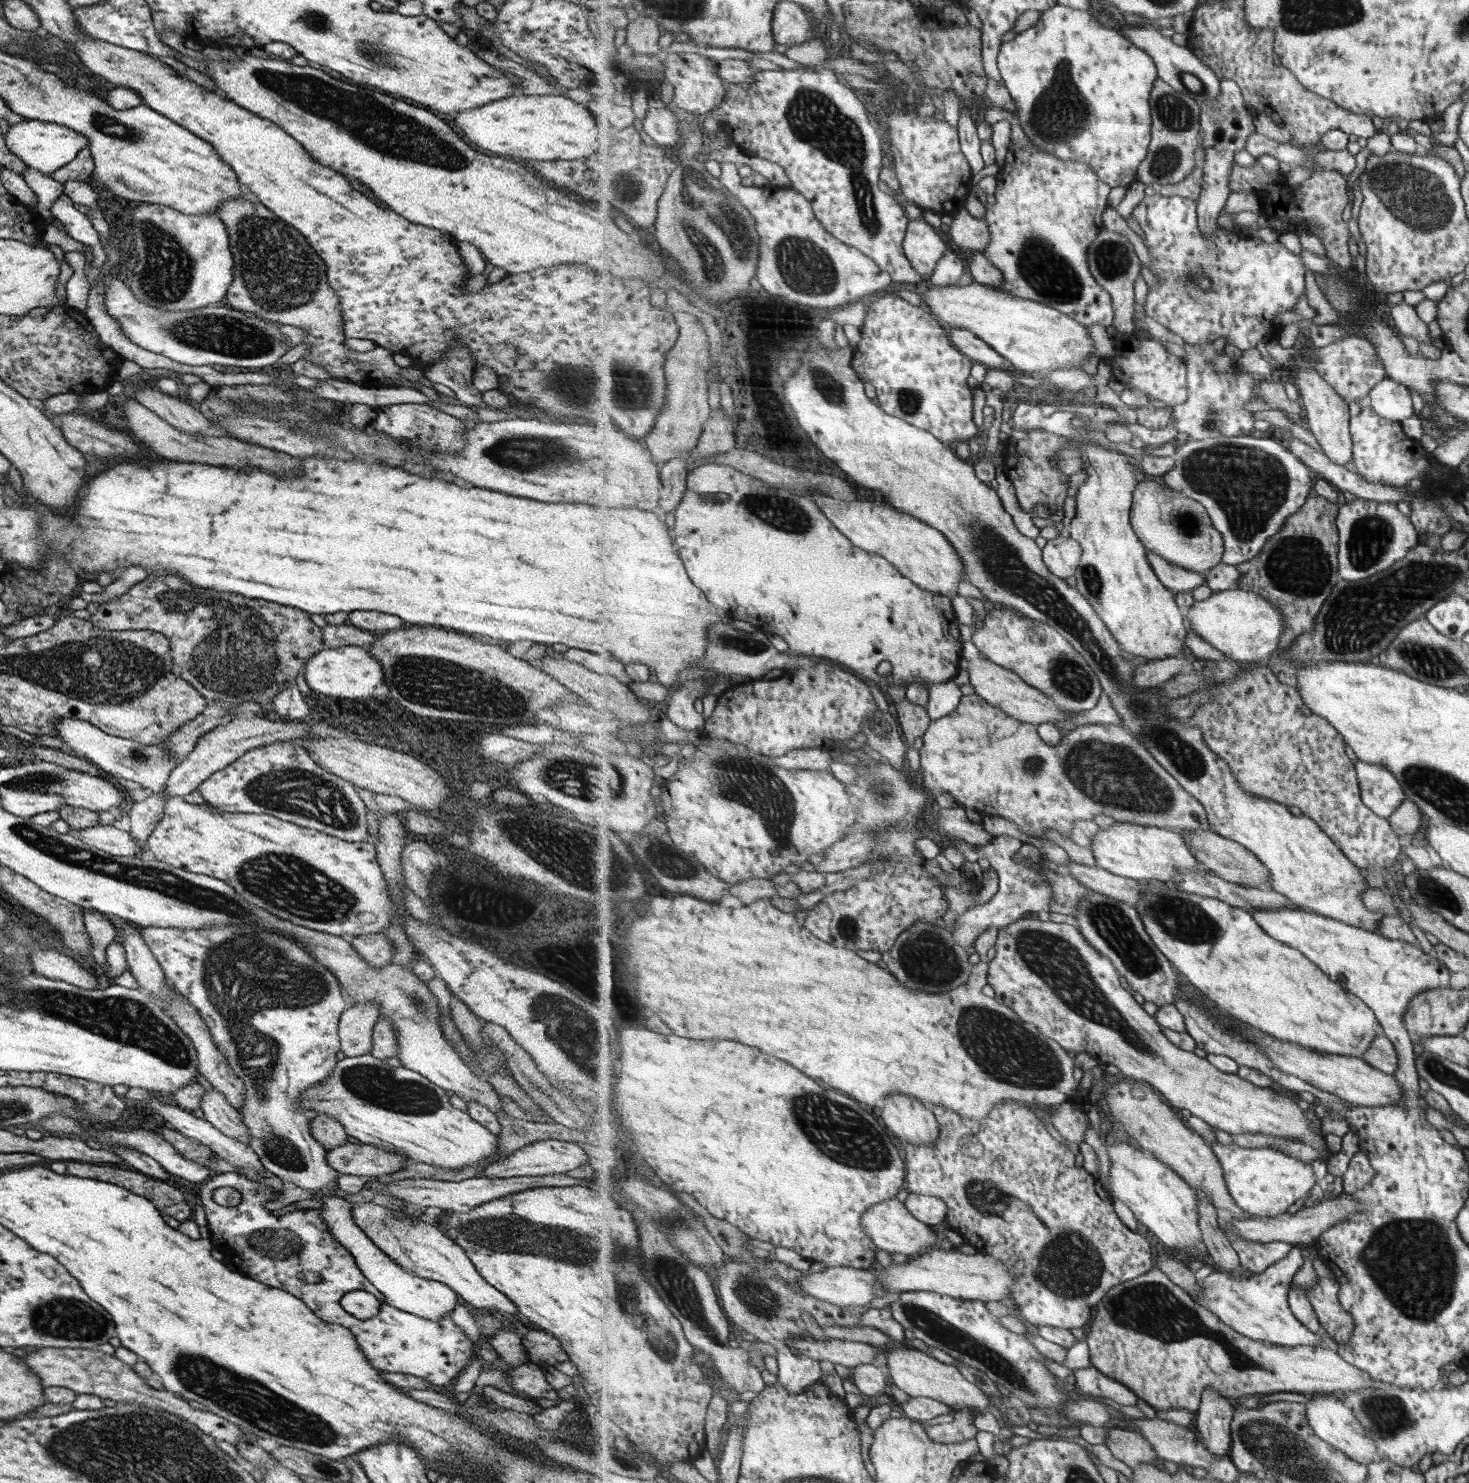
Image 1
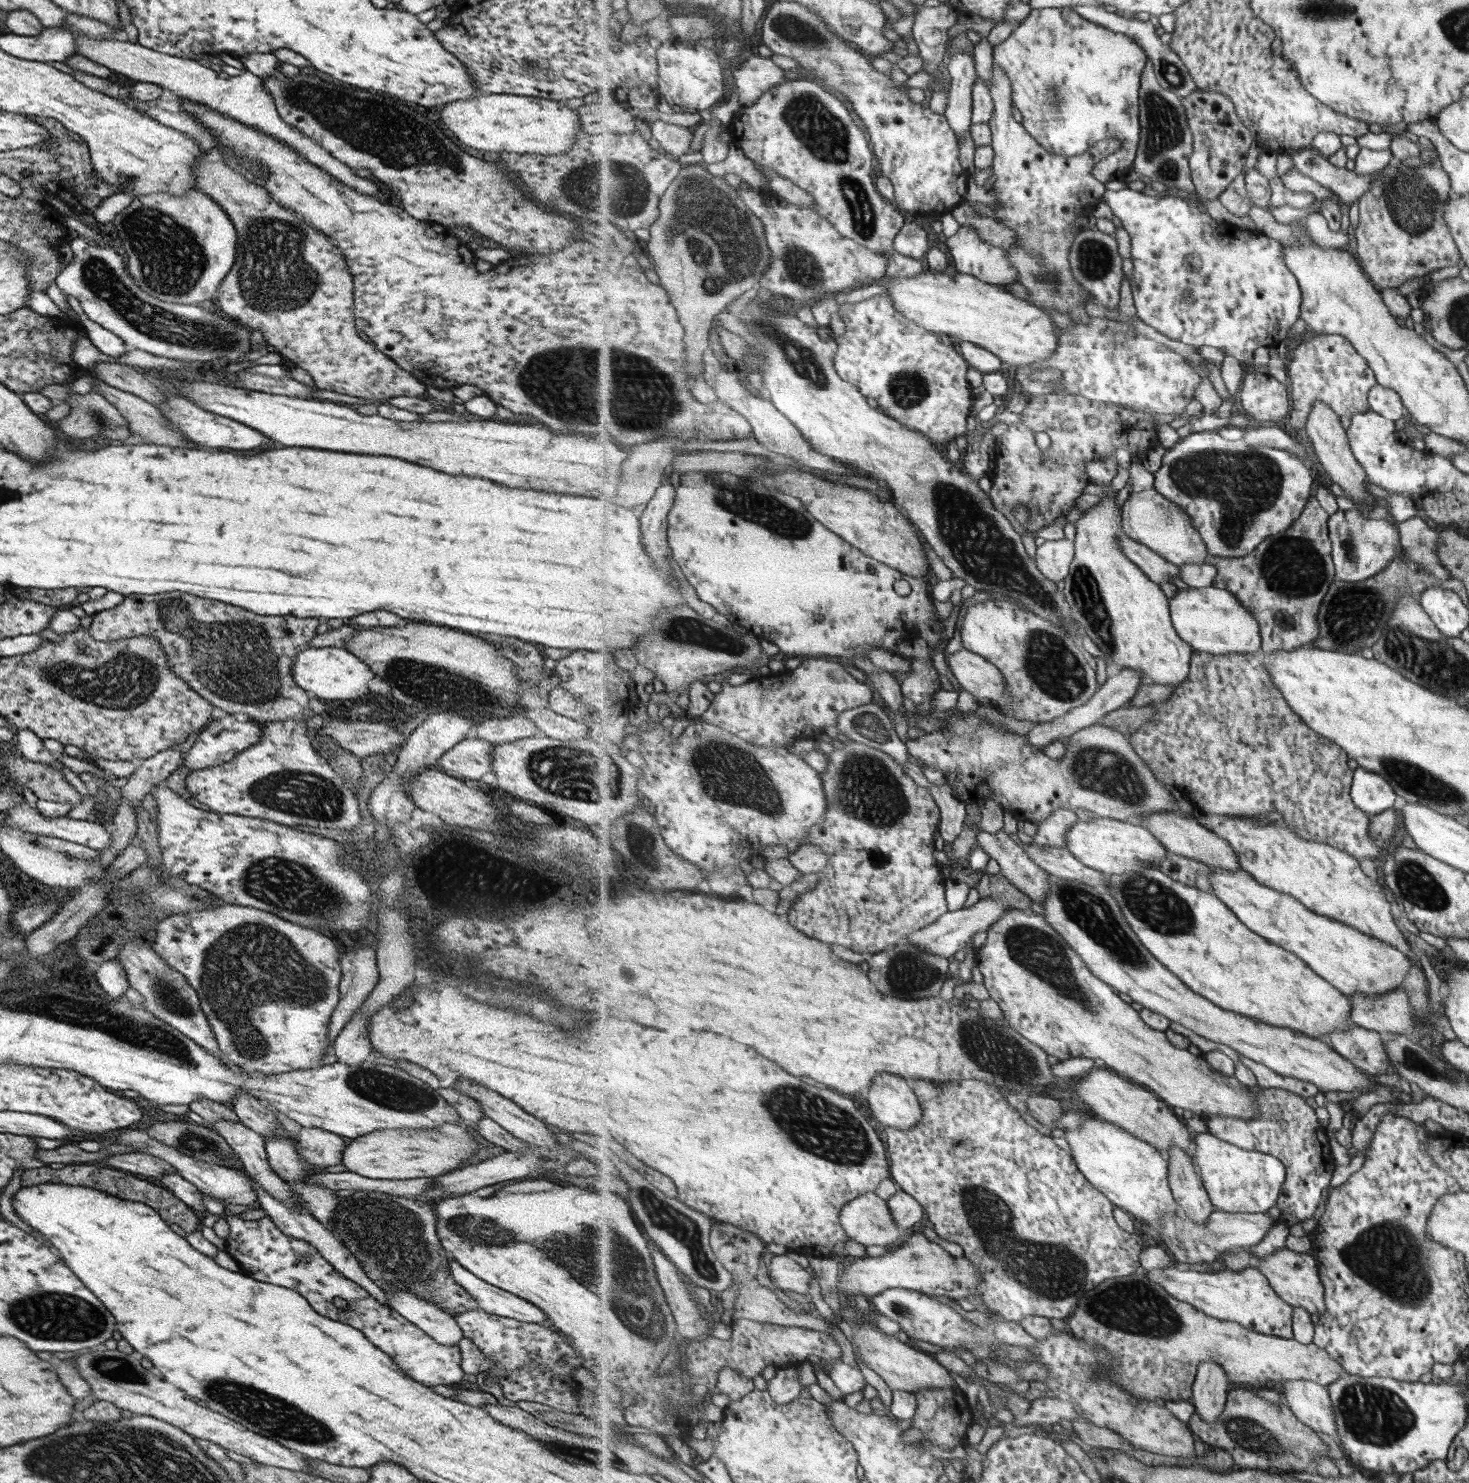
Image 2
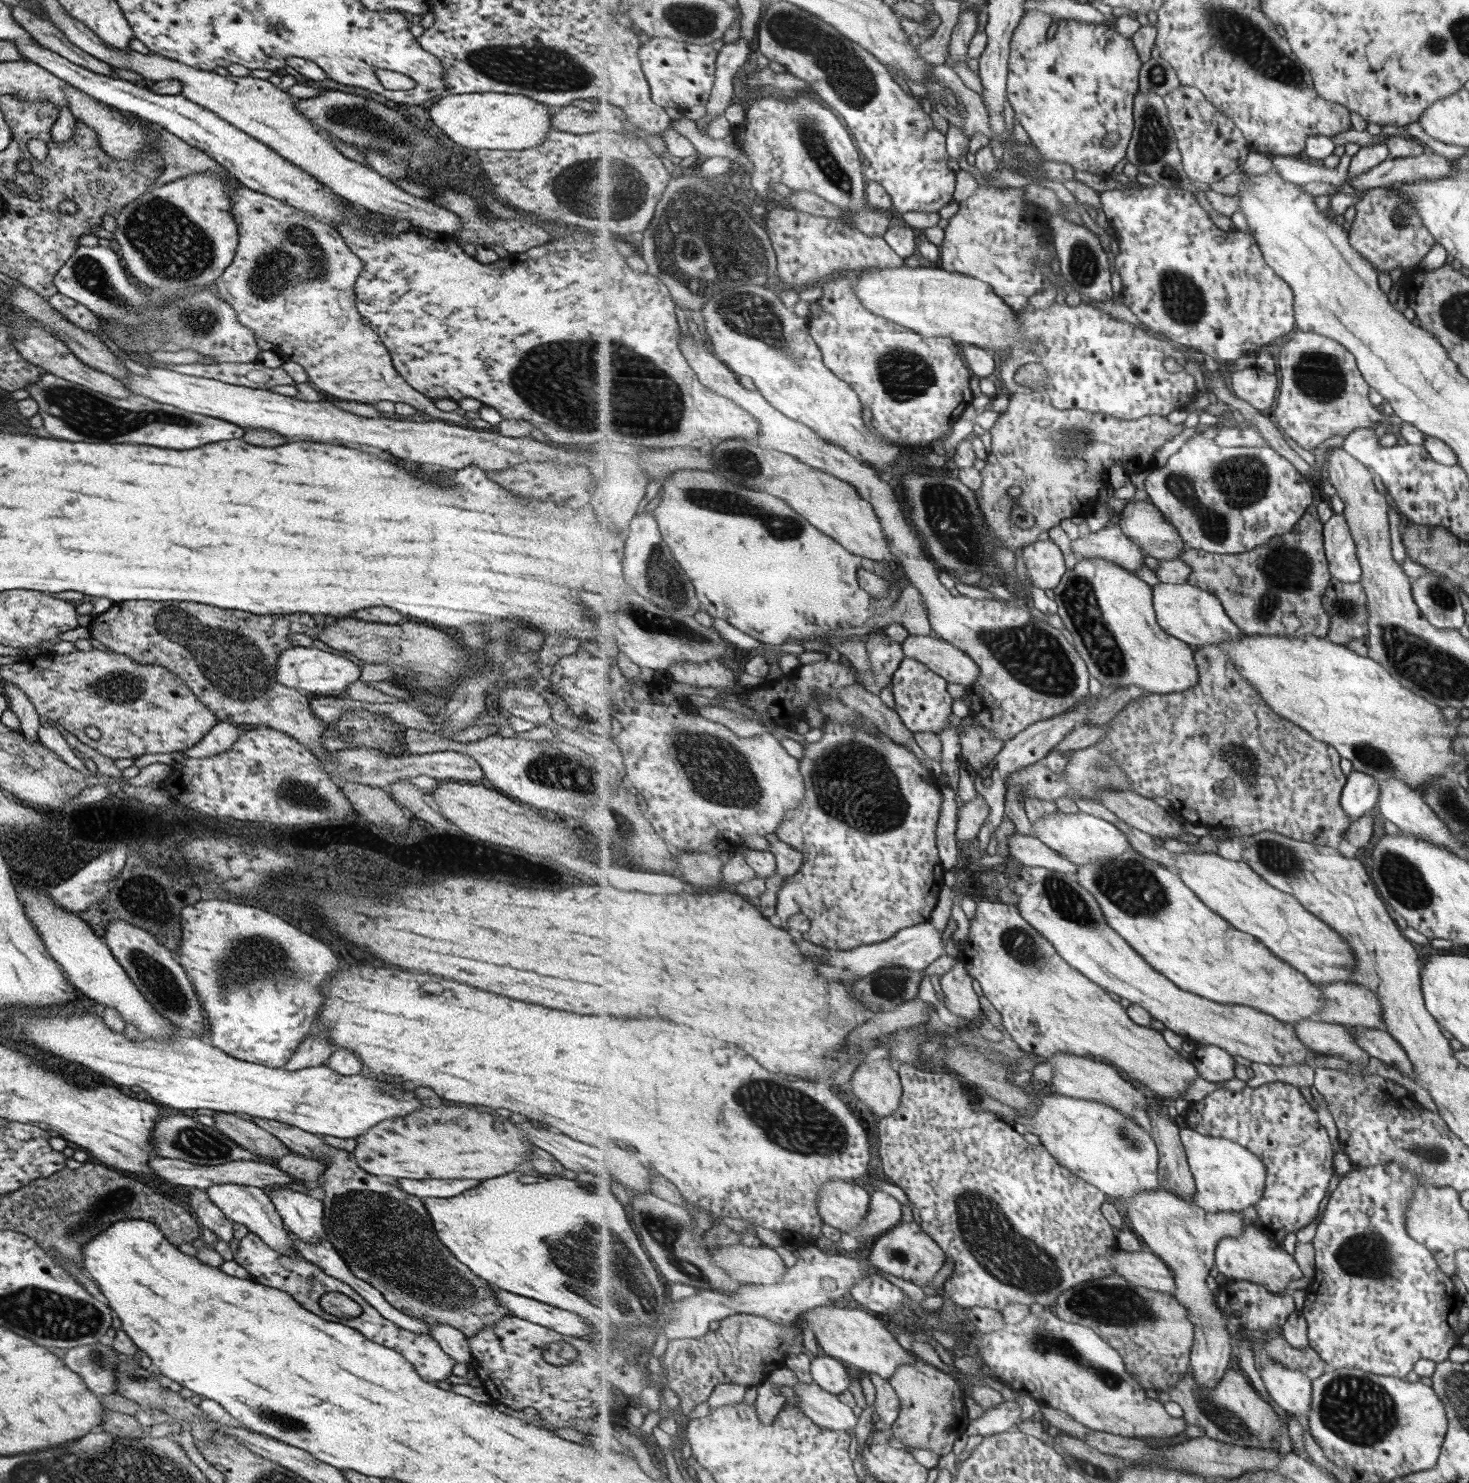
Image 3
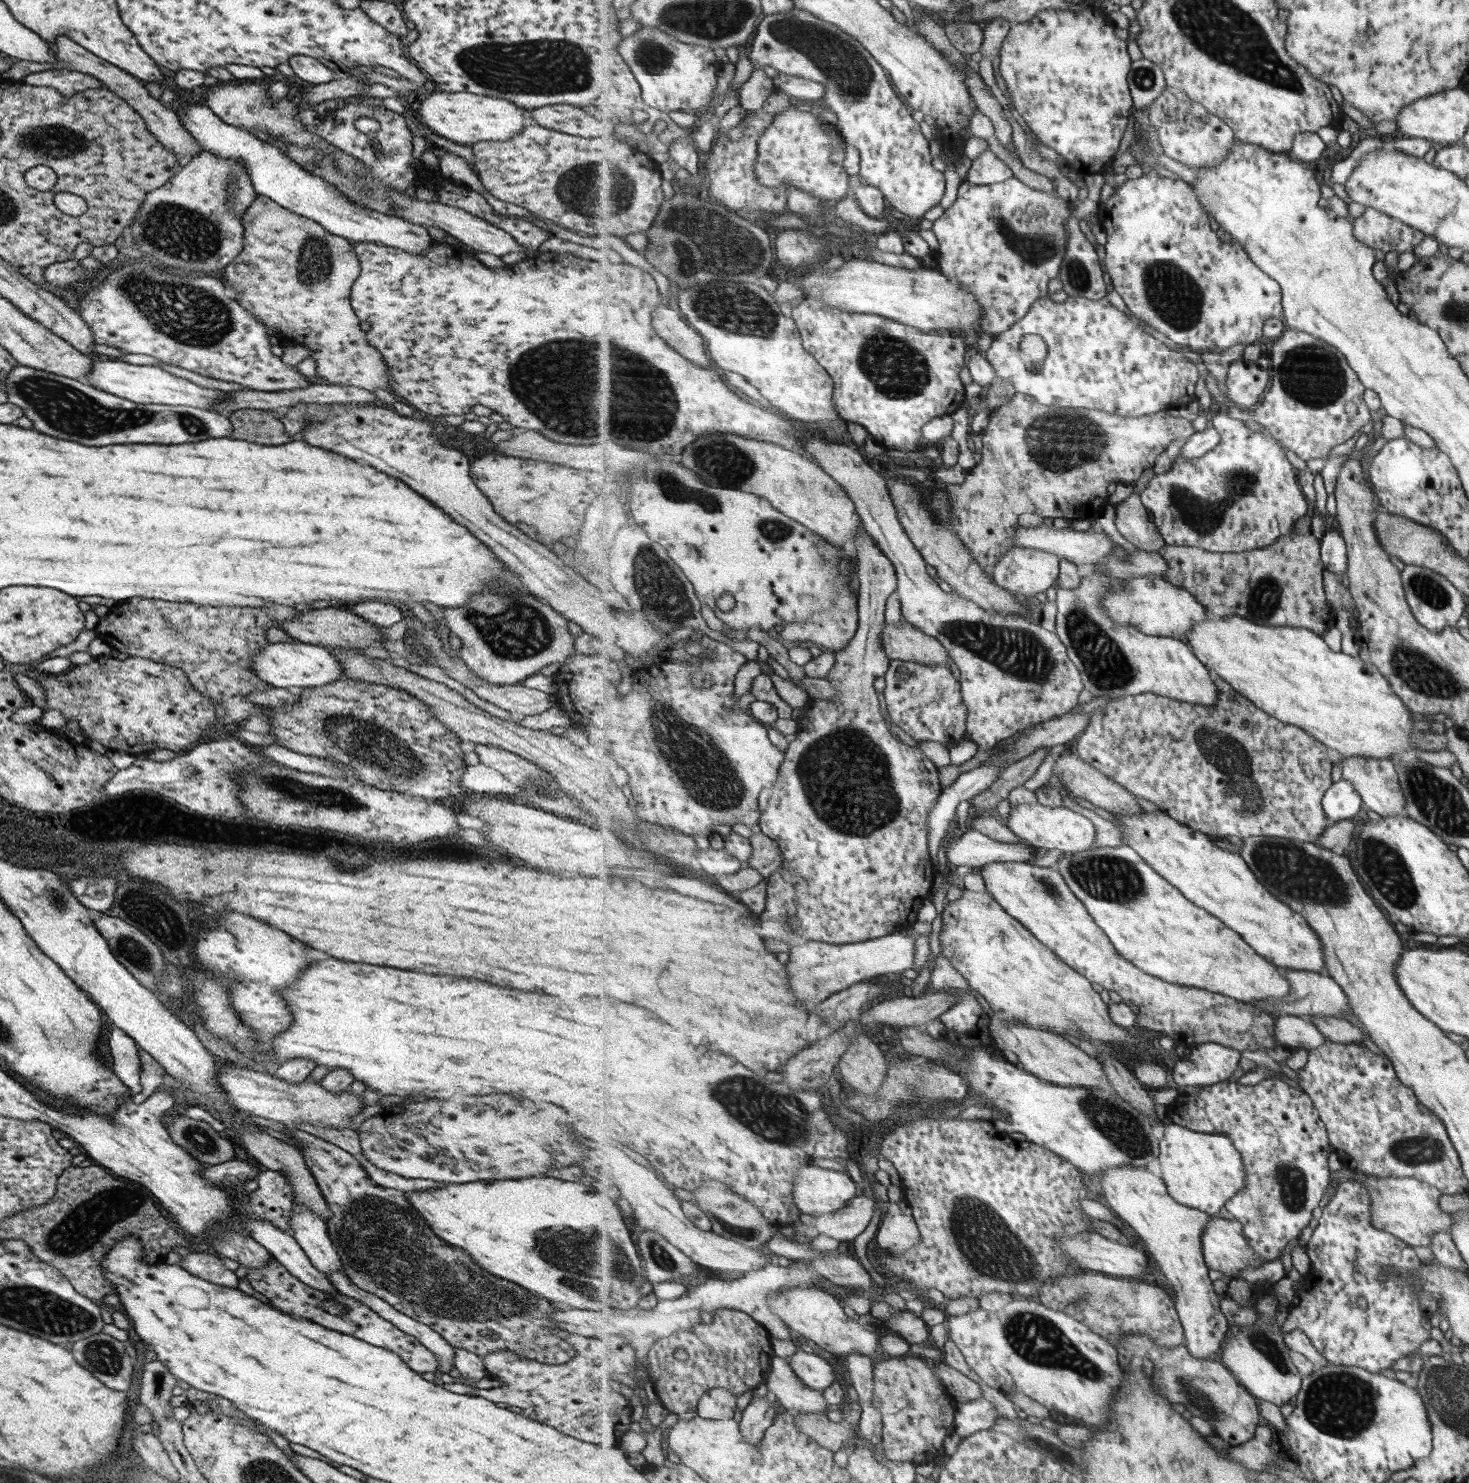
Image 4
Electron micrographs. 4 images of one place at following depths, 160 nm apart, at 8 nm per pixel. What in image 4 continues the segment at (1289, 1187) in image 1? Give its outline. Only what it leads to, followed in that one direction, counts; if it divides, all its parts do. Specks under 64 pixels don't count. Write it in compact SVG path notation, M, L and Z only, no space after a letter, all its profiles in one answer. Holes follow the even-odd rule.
M1170 1124L1160 1130L1160 1161L1162 1177L1167 1183L1171 1196L1177 1202L1185 1206L1197 1208L1211 1216L1218 1216L1219 1210L1225 1208L1225 1205L1243 1188L1246 1187L1246 1164L1243 1156L1239 1154L1234 1143L1226 1134L1205 1134L1199 1131L1188 1129L1187 1127Z

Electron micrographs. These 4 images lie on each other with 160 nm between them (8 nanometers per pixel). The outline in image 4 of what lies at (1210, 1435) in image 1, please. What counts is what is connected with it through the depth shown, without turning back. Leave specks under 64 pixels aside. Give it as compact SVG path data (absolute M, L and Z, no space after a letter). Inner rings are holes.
M1127 1165L1104 1170L1095 1186L1105 1195L1110 1207L1126 1222L1127 1227L1130 1226L1142 1239L1151 1258L1158 1263L1160 1270L1172 1284L1172 1290L1176 1293L1174 1300L1186 1334L1186 1345L1191 1354L1199 1359L1219 1359L1224 1341L1229 1336L1230 1325L1227 1316L1221 1310L1219 1295L1213 1288L1213 1280L1209 1278L1210 1266L1204 1255L1204 1231L1214 1216L1177 1202L1171 1196L1164 1178L1155 1176L1145 1166Z

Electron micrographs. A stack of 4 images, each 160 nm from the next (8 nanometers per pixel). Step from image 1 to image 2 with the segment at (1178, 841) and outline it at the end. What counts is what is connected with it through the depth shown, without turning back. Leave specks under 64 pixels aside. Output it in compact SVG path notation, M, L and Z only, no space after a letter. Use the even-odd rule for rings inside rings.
M1097 817L1092 821L1079 821L1068 832L1066 846L1087 866L1106 875L1141 871L1146 865L1158 865L1168 857L1168 848L1147 828L1136 822Z

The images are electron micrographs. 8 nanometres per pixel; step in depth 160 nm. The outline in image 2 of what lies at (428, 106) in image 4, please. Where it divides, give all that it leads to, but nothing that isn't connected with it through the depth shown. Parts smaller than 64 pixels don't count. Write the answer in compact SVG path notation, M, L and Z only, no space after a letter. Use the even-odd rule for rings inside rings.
M479 94L441 106L441 123L465 146L484 153L563 154L581 134L575 110L564 102L513 94Z

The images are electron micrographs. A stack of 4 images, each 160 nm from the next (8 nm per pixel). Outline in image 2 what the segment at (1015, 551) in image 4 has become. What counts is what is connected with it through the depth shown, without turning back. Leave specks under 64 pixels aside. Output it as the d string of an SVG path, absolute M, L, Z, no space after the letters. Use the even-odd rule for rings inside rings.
M1067 538L1048 540L1037 547L1036 562L1042 573L1053 582L1065 580L1076 555L1076 541Z

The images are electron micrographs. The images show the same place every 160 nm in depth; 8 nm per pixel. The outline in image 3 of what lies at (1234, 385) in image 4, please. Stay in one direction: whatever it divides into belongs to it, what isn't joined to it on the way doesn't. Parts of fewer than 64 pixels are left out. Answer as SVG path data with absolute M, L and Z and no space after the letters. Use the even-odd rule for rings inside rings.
M1252 366L1233 372L1229 380L1242 403L1270 414L1278 402L1280 379L1278 373L1267 374L1263 369Z

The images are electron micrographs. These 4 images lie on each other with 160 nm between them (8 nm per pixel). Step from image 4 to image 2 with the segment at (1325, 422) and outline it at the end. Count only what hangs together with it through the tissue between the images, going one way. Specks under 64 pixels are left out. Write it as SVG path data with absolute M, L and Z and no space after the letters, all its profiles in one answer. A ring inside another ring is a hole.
M1315 334L1310 341L1301 342L1293 355L1288 366L1293 403L1290 426L1298 433L1305 428L1311 407L1318 402L1329 404L1339 416L1351 418L1371 410L1369 391L1378 383L1378 378L1350 339L1338 334Z

